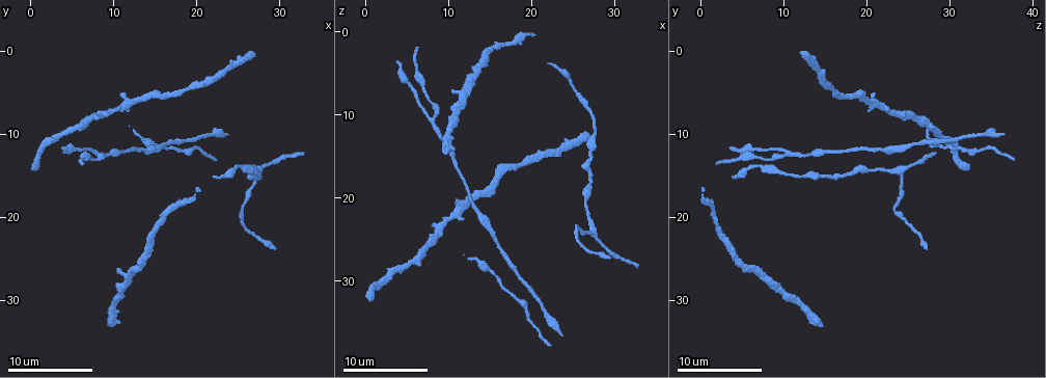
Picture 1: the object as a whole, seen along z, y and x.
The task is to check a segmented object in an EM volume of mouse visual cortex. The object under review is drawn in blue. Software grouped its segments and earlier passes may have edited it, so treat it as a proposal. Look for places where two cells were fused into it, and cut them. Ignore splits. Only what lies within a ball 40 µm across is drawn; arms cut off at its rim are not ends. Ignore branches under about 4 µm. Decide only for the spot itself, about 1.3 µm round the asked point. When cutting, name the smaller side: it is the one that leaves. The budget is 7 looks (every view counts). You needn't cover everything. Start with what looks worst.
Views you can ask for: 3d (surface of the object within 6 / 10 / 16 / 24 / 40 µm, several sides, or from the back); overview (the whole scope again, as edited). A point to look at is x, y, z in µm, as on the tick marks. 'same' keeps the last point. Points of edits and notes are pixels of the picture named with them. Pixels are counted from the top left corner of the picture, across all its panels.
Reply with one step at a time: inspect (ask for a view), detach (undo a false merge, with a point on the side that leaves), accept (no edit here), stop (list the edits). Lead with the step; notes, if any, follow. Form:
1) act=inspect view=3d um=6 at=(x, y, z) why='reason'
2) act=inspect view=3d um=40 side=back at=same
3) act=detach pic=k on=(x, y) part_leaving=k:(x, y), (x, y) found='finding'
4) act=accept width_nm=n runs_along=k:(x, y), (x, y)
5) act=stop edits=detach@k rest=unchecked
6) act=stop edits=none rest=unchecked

act=inspect view=3d um=10 at=(7.8, 12.2, 10.2) why='three arms meet'

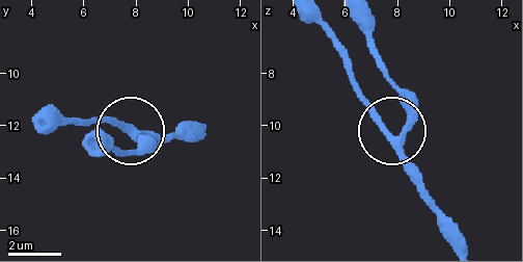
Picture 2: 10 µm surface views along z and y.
act=accept arms=3 runs_along=2:(461, 239), (421, 185), (398, 138), (354, 87) found='one cell here'

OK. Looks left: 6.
act=inspect view=3d um=10 at=(9.0, 7.6, 24.2)

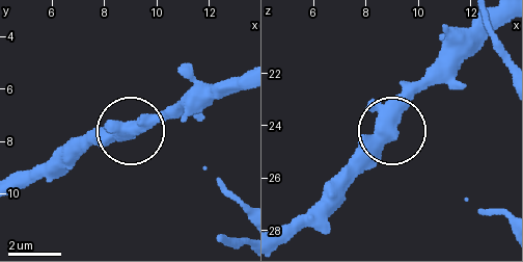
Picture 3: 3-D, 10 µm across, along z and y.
act=inspect view=3d um=6 at=same

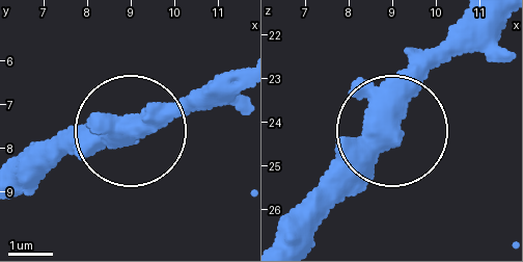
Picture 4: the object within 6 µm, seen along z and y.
act=accept width_nm=480 found='one cell here'

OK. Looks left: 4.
act=inspect view=3d um=10 at=(27.2, 14.6, 24.0) why='three arms meet'

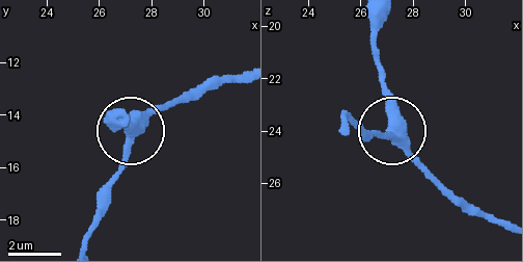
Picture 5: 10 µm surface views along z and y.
act=inspect view=3d um=10 side=back at=same

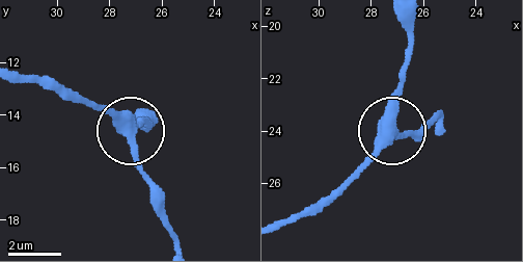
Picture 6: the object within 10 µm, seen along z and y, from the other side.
act=accept width_nm=400 found='one cell here'

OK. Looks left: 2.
act=stop edits=none rest=unchecked

